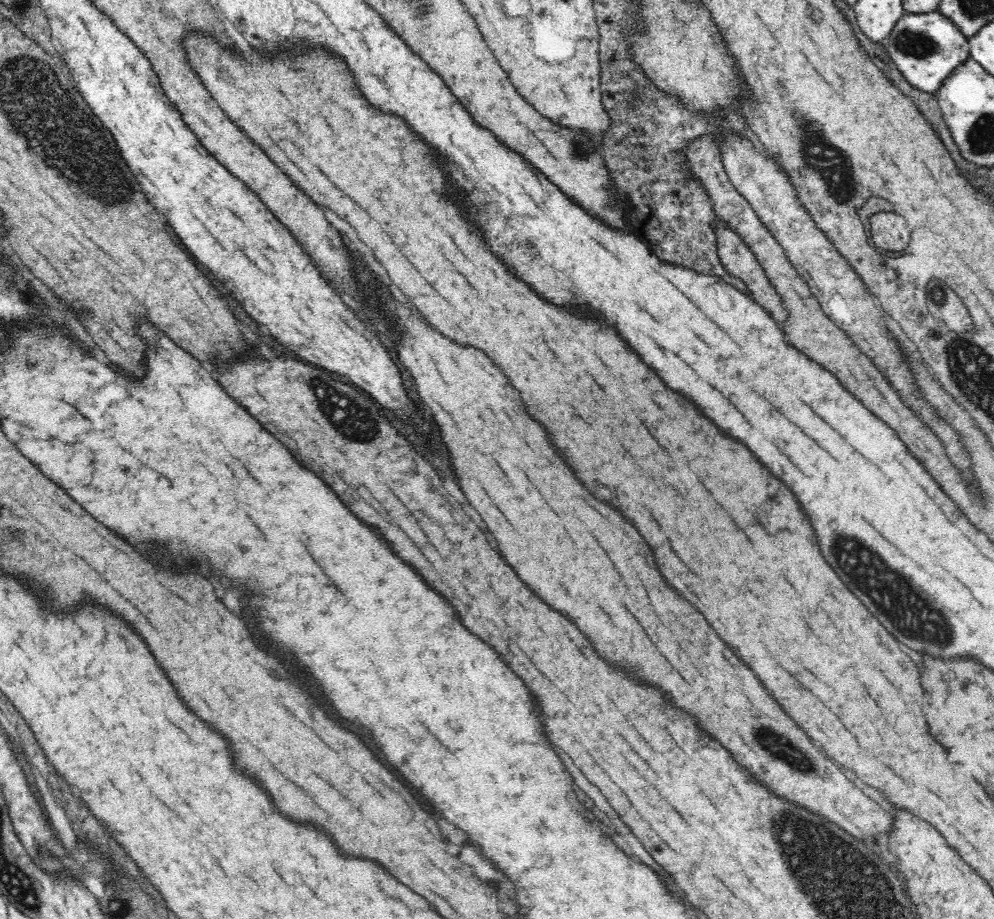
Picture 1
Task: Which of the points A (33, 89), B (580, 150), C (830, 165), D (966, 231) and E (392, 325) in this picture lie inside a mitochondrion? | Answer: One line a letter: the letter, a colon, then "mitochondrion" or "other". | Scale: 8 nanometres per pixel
A: mitochondrion
B: mitochondrion
C: mitochondrion
D: other
E: other

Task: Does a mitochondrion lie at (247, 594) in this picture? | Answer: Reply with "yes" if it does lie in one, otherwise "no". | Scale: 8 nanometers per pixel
no

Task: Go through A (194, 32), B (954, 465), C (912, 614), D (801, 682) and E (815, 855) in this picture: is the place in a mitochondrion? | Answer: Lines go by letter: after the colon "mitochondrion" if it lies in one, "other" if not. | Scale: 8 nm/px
A: other
B: other
C: mitochondrion
D: other
E: mitochondrion

